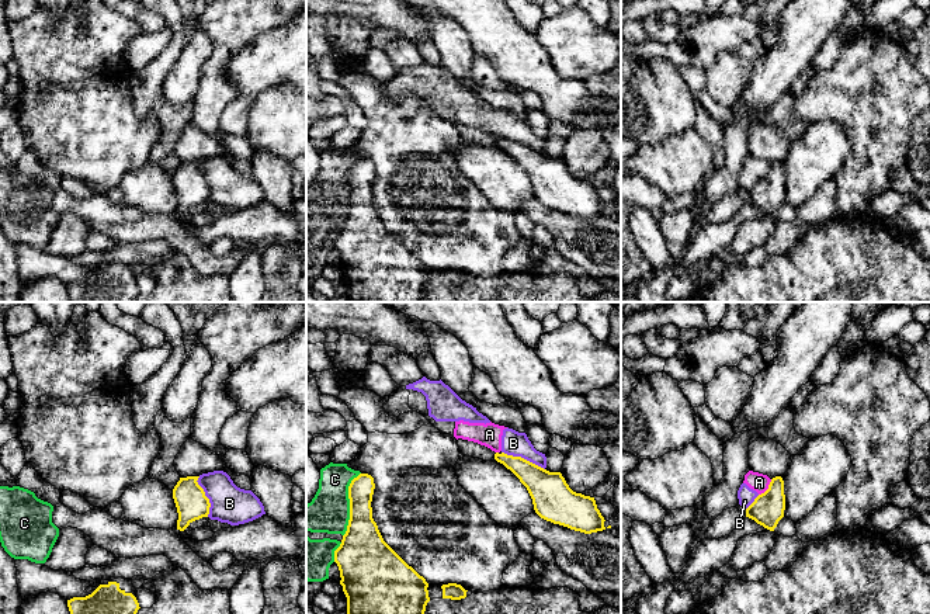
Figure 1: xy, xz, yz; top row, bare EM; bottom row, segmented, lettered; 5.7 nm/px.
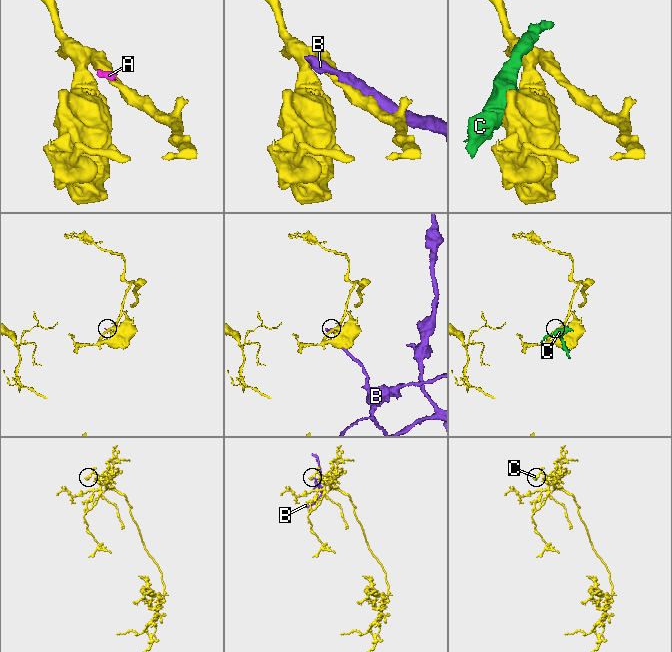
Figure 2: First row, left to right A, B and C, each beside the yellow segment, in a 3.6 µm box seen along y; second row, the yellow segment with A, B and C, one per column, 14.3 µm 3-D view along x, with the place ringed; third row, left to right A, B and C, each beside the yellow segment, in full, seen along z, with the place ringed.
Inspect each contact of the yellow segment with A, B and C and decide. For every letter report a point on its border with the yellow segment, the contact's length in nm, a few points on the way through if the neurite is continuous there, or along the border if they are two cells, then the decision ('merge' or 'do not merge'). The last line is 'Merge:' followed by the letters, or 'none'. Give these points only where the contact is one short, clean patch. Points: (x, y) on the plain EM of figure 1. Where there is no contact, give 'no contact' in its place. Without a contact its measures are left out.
A: contact yz (769, 173); length 120 nm; border yz (771, 165), (769, 172), (759, 180); do not merge
B: contact xz (523, 144); length 260 nm; do not merge
C: contact xz (350, 190); length 380 nm; do not merge
Merge: none

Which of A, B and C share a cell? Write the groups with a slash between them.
A B / C

